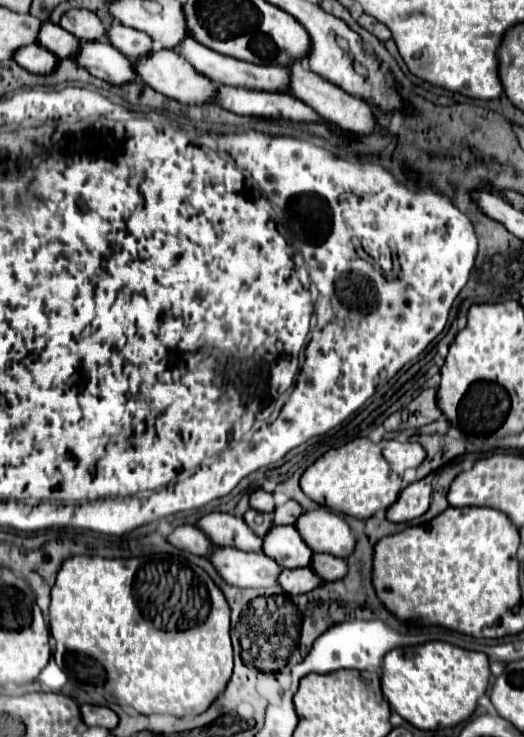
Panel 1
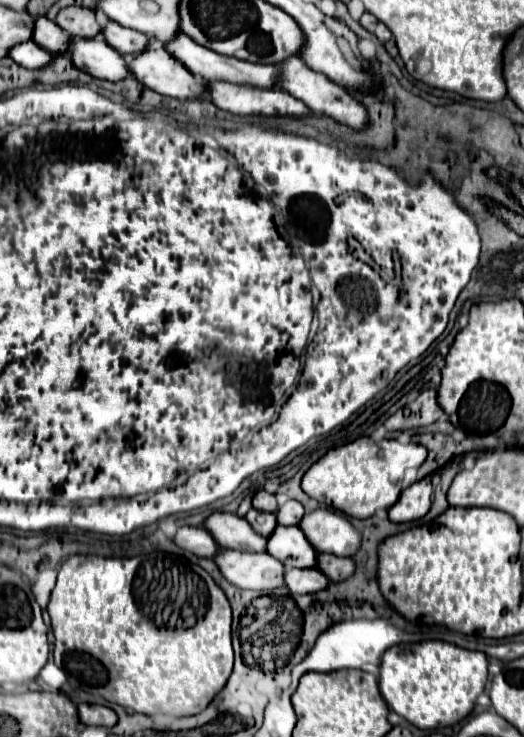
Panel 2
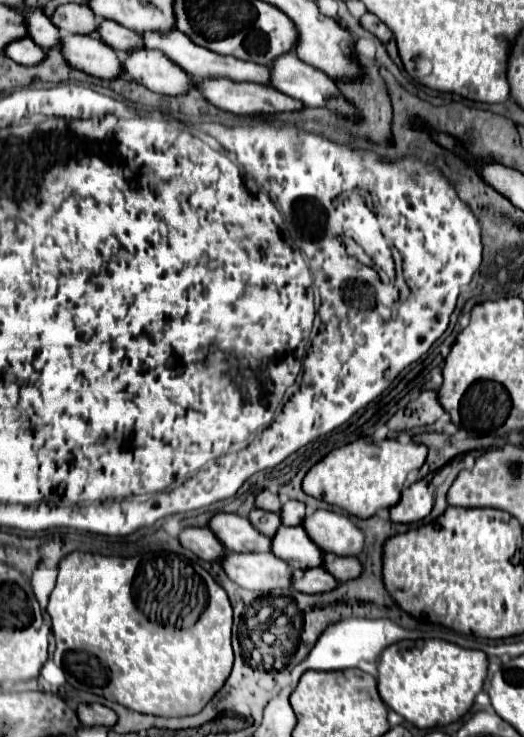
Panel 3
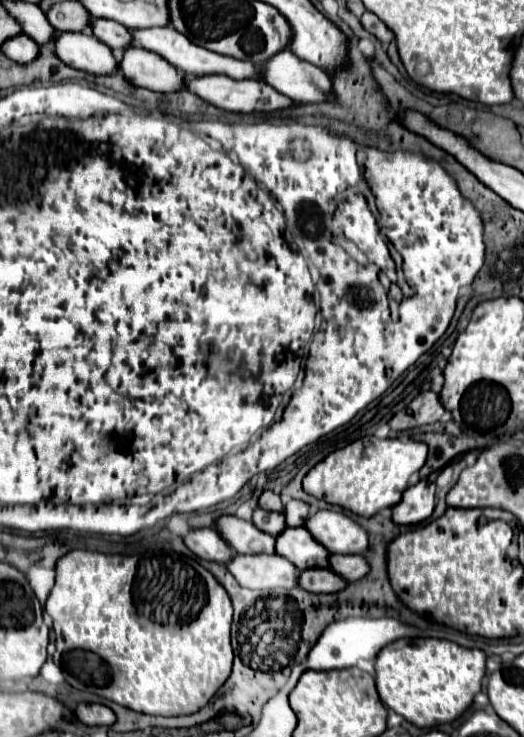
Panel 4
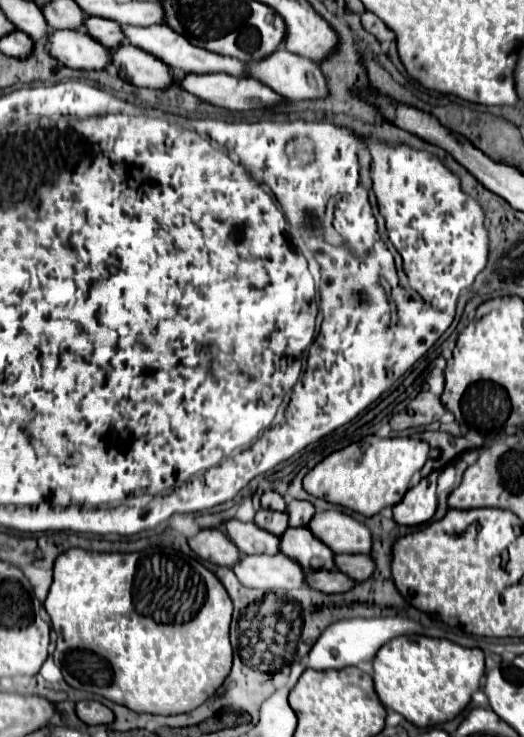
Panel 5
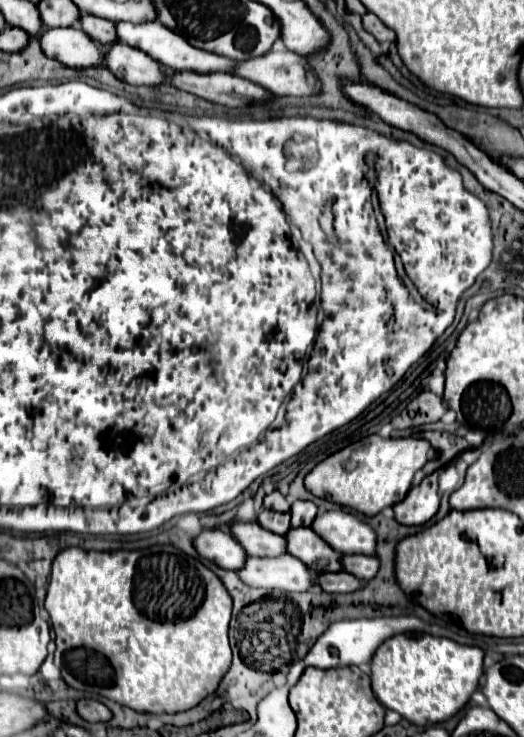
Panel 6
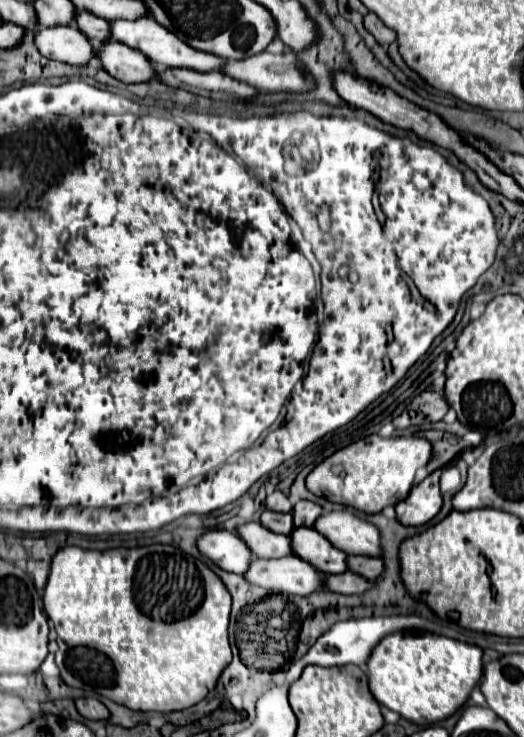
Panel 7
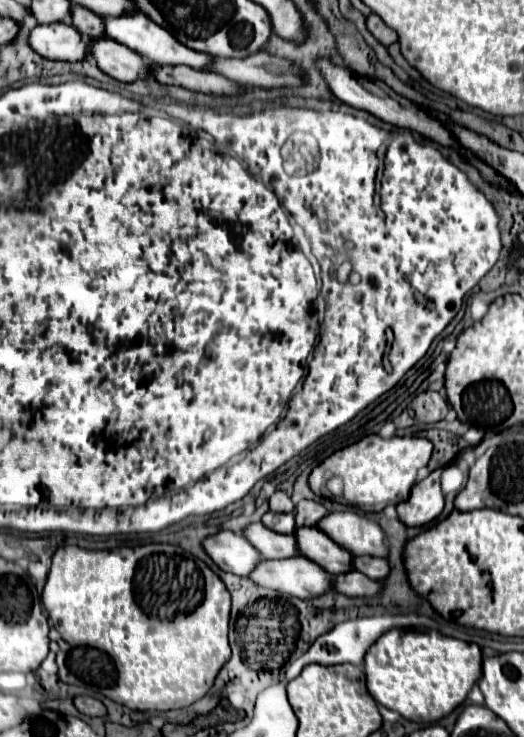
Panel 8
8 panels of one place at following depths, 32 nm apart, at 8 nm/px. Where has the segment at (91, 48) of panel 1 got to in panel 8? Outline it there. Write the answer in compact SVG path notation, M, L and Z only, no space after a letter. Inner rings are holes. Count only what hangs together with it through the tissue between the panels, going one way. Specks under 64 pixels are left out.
M38 24L30 34L30 44L48 60L80 62L88 58L88 44L72 24Z

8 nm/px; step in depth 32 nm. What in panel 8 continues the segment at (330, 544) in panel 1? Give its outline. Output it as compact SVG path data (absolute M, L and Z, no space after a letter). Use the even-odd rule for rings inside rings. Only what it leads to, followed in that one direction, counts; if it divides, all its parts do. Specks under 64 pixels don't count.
M330 512L324 520L320 520L318 528L322 532L330 532L332 540L348 548L348 552L354 552L354 556L388 556L382 528L374 520L358 516L356 512Z

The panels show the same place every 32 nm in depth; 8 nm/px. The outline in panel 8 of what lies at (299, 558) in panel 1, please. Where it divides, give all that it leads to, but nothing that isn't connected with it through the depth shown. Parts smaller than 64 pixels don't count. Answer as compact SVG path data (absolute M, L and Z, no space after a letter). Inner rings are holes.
M296 528L296 538L300 538L300 556L308 556L308 560L320 564L332 576L346 574L352 570L352 554L338 544L334 544L324 532L314 528Z

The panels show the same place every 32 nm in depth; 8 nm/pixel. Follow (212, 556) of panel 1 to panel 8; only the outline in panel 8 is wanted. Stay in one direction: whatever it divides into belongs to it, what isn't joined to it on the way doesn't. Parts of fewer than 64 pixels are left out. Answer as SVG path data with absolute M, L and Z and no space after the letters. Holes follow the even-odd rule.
M304 556L288 560L262 560L248 578L264 588L284 592L296 598L320 596L332 588L332 574Z

